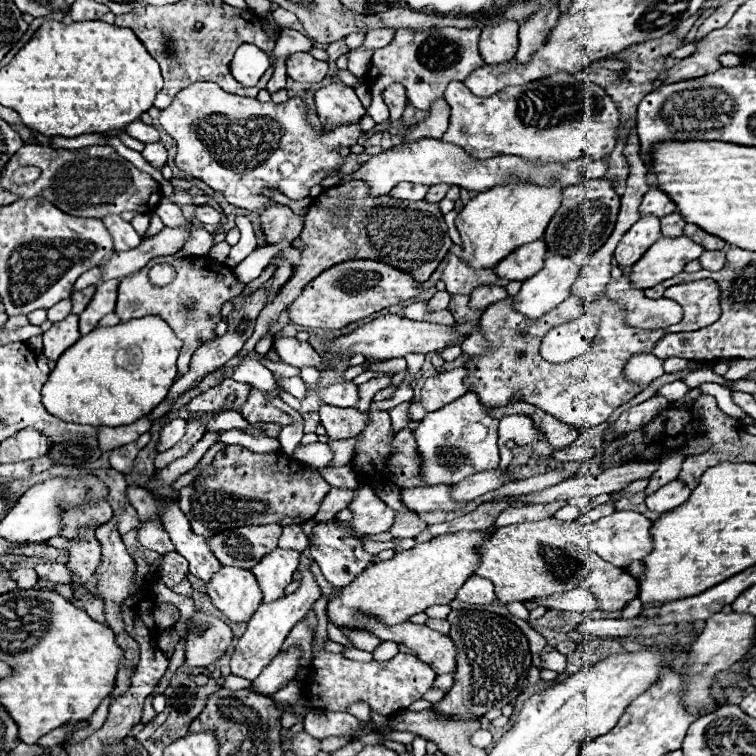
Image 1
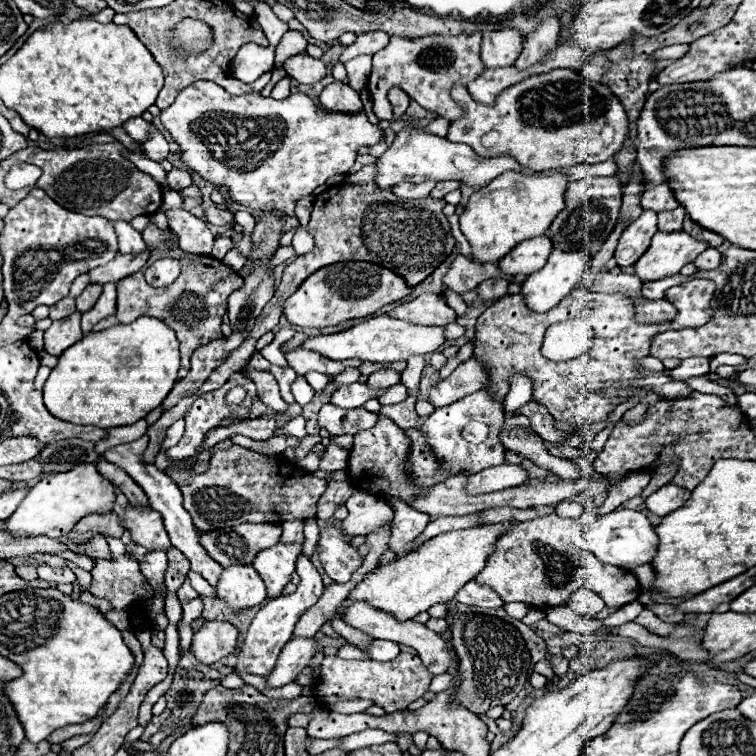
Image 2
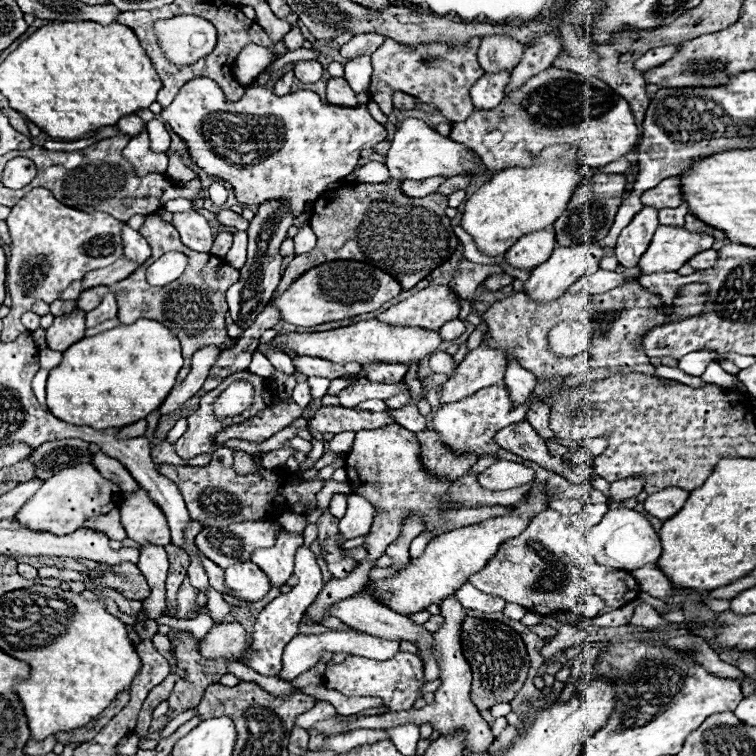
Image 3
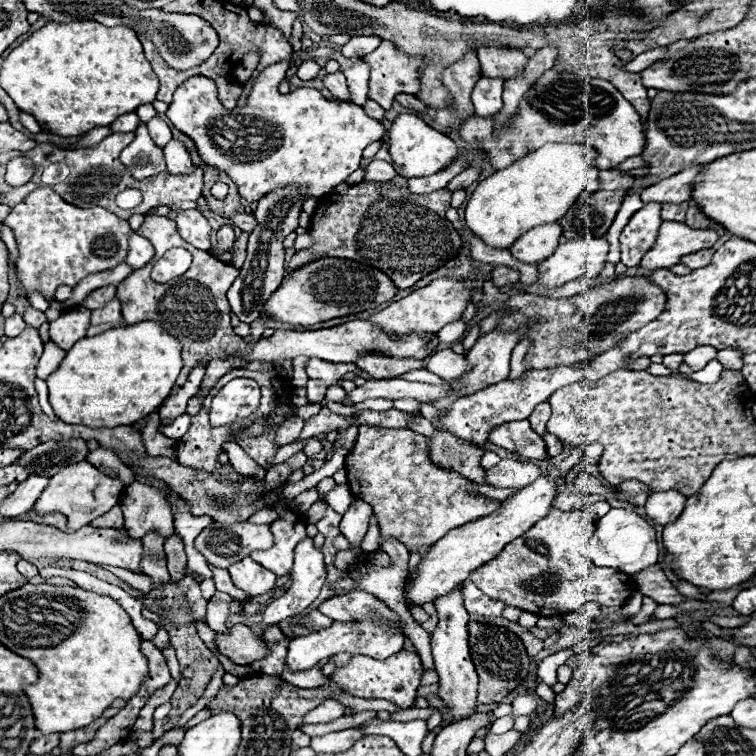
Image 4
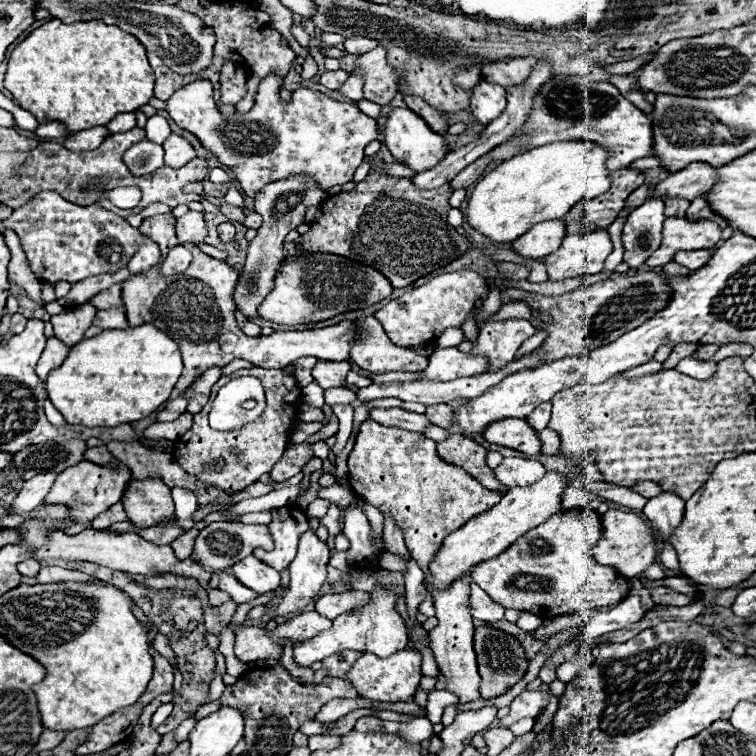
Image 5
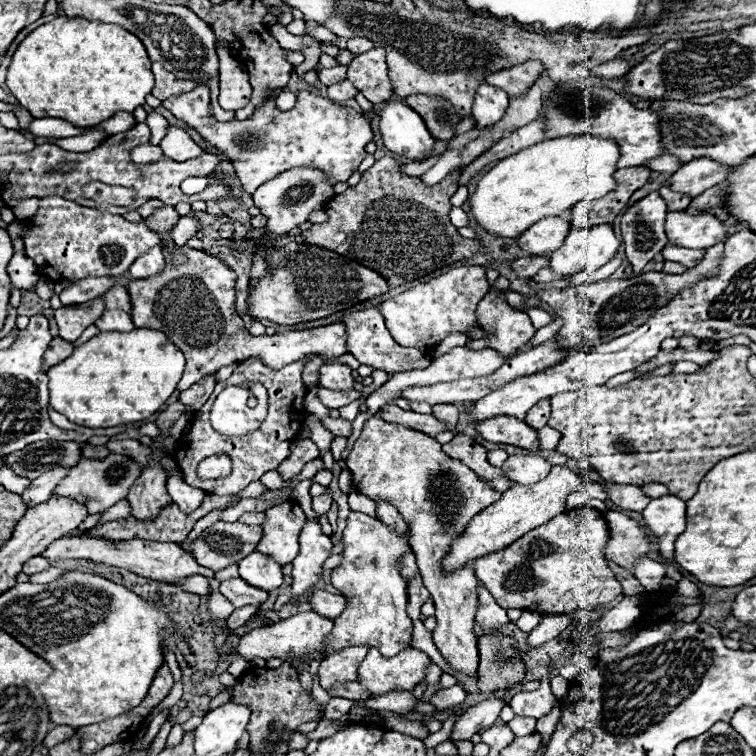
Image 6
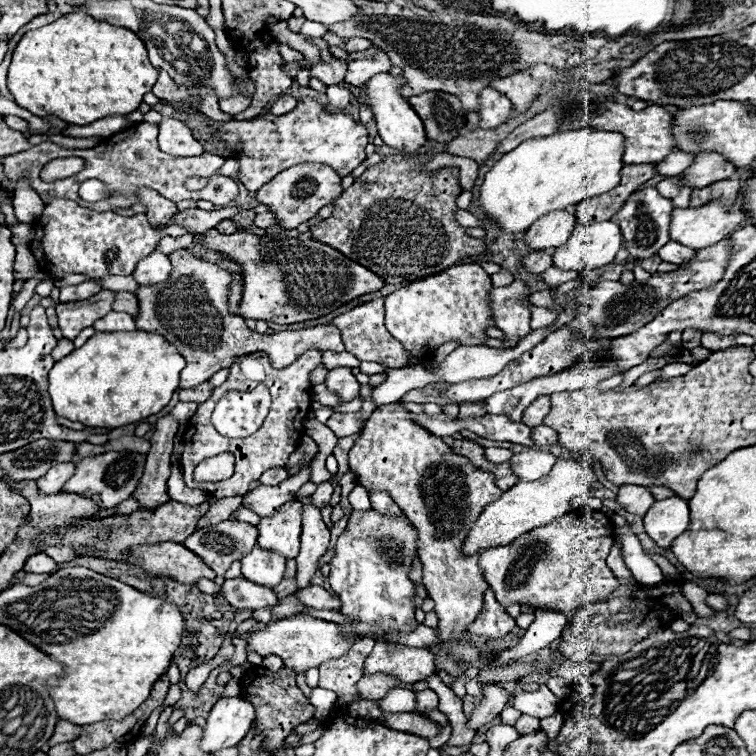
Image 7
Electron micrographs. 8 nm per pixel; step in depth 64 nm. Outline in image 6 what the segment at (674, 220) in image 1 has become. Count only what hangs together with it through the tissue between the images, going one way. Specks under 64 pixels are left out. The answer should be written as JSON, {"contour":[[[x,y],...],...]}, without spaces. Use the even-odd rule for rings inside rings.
{"contour":[[[662,184],[660,186],[660,196],[666,200],[666,204],[668,204],[668,210],[670,212],[678,212],[678,210],[686,210],[686,206],[690,204],[690,196],[686,196],[686,194],[682,194],[682,192],[674,192],[674,190],[670,190],[666,184]]]}

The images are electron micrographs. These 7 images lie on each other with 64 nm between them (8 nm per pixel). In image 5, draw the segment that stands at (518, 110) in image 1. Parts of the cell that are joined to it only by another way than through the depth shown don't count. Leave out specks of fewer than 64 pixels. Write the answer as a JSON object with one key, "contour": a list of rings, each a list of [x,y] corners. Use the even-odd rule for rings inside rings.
{"contour":[[[578,76],[550,78],[534,98],[532,116],[520,132],[530,134],[530,144],[526,150],[558,140],[596,140],[598,144],[604,144],[612,154],[606,162],[610,170],[628,168],[632,162],[654,154],[650,116],[630,104],[612,84],[590,82]]]}

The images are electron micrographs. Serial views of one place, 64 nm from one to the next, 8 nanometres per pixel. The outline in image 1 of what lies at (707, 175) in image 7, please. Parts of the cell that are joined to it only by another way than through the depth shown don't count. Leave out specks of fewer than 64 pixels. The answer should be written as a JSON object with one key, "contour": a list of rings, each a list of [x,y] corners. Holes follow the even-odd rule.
{"contour":[[[652,186],[650,192],[646,192],[644,198],[642,198],[640,212],[642,212],[642,216],[654,214],[654,216],[660,218],[660,216],[666,216],[670,212],[676,212],[676,204],[658,186]]]}

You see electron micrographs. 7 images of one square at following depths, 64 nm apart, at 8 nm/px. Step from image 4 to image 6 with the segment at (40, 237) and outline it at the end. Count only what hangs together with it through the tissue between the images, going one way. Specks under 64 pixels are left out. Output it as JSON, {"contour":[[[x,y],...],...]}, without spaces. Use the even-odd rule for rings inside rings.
{"contour":[[[60,196],[40,198],[36,216],[24,220],[24,226],[28,226],[24,234],[26,254],[36,262],[40,274],[50,280],[126,274],[130,264],[142,256],[146,248],[162,242],[160,234],[152,232],[144,220],[128,222],[120,214],[86,208]]]}

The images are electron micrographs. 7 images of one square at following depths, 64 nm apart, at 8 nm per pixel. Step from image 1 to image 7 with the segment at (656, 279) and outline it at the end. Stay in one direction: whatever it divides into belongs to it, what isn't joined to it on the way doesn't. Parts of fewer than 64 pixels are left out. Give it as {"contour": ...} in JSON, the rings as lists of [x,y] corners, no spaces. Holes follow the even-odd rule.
{"contour":[[[742,194],[728,208],[720,200],[714,200],[710,204],[698,206],[698,208],[674,208],[672,222],[670,222],[670,238],[688,248],[694,248],[694,250],[708,248],[710,244],[716,244],[718,240],[728,238],[746,218],[748,218],[748,212],[744,210]]]}

